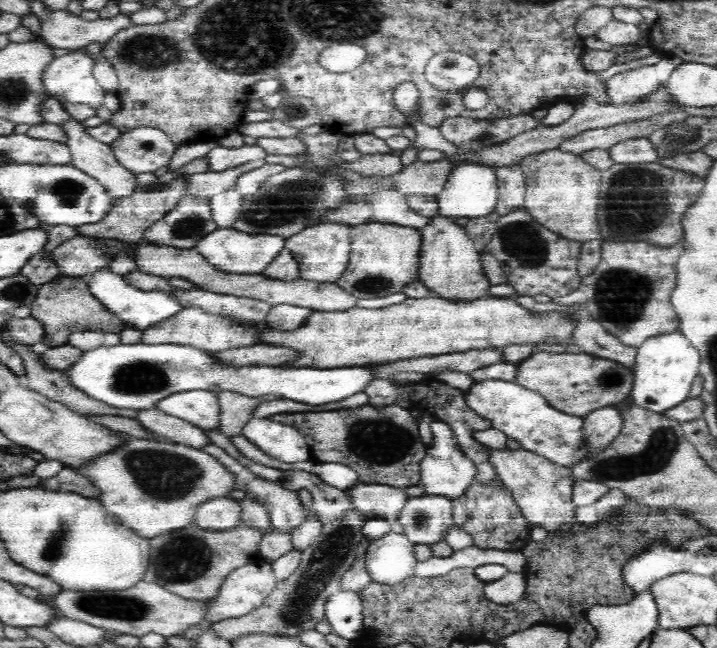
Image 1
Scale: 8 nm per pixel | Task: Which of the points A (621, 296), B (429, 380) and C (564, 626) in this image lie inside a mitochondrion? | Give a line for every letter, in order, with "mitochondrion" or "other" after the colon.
A: mitochondrion
B: other
C: other

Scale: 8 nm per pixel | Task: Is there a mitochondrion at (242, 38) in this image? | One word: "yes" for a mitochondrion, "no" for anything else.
yes

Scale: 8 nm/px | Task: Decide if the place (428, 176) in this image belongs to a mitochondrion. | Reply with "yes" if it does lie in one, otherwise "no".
no

